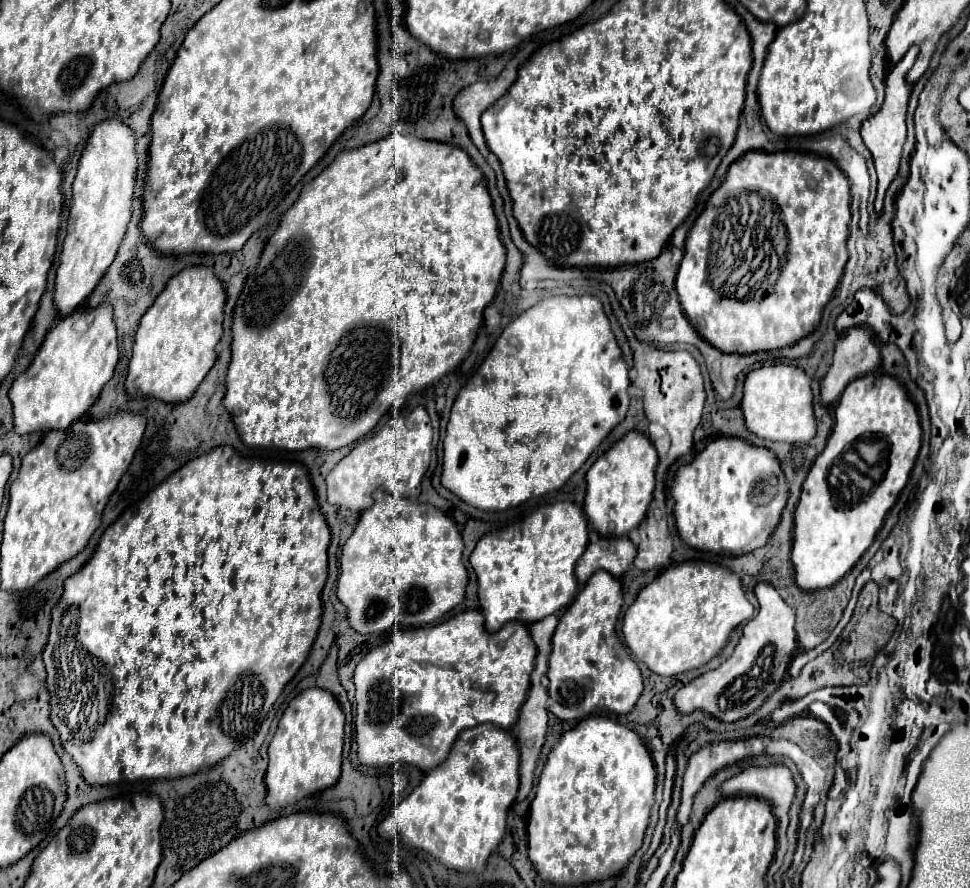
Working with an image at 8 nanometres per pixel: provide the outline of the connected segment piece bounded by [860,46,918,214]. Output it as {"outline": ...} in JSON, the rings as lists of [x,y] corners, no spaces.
{"outline":[[[912,46],[904,54],[904,58],[896,66],[890,68],[890,72],[886,76],[886,98],[884,98],[884,104],[878,110],[878,114],[874,114],[868,120],[864,120],[862,122],[862,128],[860,128],[862,142],[872,152],[874,166],[876,166],[876,172],[878,172],[878,194],[876,194],[876,202],[874,202],[876,214],[882,212],[882,202],[884,202],[886,188],[890,186],[890,182],[894,180],[894,176],[898,172],[898,162],[900,162],[900,154],[902,154],[904,140],[906,140],[906,110],[908,110],[908,98],[910,98],[910,90],[912,90],[912,86],[906,84],[906,74],[912,68],[916,56],[918,56],[918,46]]]}

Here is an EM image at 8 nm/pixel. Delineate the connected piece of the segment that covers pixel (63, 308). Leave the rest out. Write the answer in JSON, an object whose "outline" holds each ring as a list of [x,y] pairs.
{"outline":[[[104,120],[98,126],[94,126],[88,144],[80,156],[78,174],[74,178],[74,198],[68,218],[68,234],[62,244],[60,252],[60,266],[56,270],[56,286],[54,286],[54,306],[60,316],[72,314],[84,300],[94,292],[96,282],[104,276],[108,266],[112,264],[118,246],[122,242],[122,236],[126,232],[126,226],[130,222],[130,210],[132,210],[132,194],[134,194],[134,176],[136,176],[136,138],[130,128],[126,128],[122,122],[116,120]]]}

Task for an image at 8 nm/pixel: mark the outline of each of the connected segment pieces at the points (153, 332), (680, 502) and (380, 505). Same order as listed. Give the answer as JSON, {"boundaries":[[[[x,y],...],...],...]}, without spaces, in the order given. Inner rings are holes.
{"boundaries":[[[[188,266],[180,274],[176,274],[164,288],[164,292],[156,298],[156,302],[142,316],[140,326],[136,330],[132,360],[126,376],[126,392],[130,396],[152,396],[168,404],[178,404],[188,400],[204,376],[216,362],[216,344],[222,338],[222,320],[224,320],[224,302],[226,292],[222,282],[214,276],[212,268],[206,266]]],[[[720,436],[720,438],[712,440],[690,464],[684,464],[684,466],[680,466],[680,468],[676,470],[676,474],[674,474],[674,484],[672,484],[672,496],[674,496],[674,500],[676,500],[676,504],[674,504],[676,528],[678,528],[680,538],[682,538],[688,546],[698,548],[698,550],[706,550],[706,552],[716,552],[716,554],[748,554],[748,552],[752,552],[752,550],[764,546],[764,544],[768,542],[770,534],[774,532],[776,524],[780,522],[782,510],[784,510],[786,500],[788,500],[788,482],[786,482],[786,478],[784,478],[784,472],[782,472],[782,468],[780,468],[780,464],[778,464],[776,456],[774,456],[770,450],[752,446],[752,444],[748,444],[746,440],[742,440],[742,438],[730,438],[730,436],[724,438],[724,436]]],[[[378,488],[374,492],[374,504],[360,516],[354,534],[348,538],[348,542],[342,546],[342,558],[340,558],[340,578],[338,578],[338,588],[336,588],[336,596],[338,600],[346,606],[346,616],[348,616],[348,624],[350,628],[354,628],[360,634],[376,634],[376,632],[385,632],[394,630],[394,624],[403,624],[405,627],[422,626],[422,624],[430,624],[438,618],[442,618],[446,612],[450,612],[456,604],[460,604],[464,600],[464,588],[468,582],[468,574],[466,574],[466,566],[462,564],[462,536],[460,530],[456,526],[456,522],[452,518],[448,518],[444,512],[440,512],[438,508],[430,506],[430,504],[420,504],[420,502],[410,502],[408,498],[384,492],[384,488]]]]}

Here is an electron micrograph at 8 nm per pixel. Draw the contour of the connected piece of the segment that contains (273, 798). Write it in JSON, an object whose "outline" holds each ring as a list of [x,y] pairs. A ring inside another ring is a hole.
{"outline":[[[308,688],[302,694],[298,694],[288,708],[284,710],[278,730],[268,746],[268,772],[266,772],[266,804],[268,808],[284,808],[288,804],[296,804],[298,800],[322,792],[330,786],[334,786],[342,772],[342,738],[344,738],[344,712],[338,704],[338,700],[322,688]]]}

